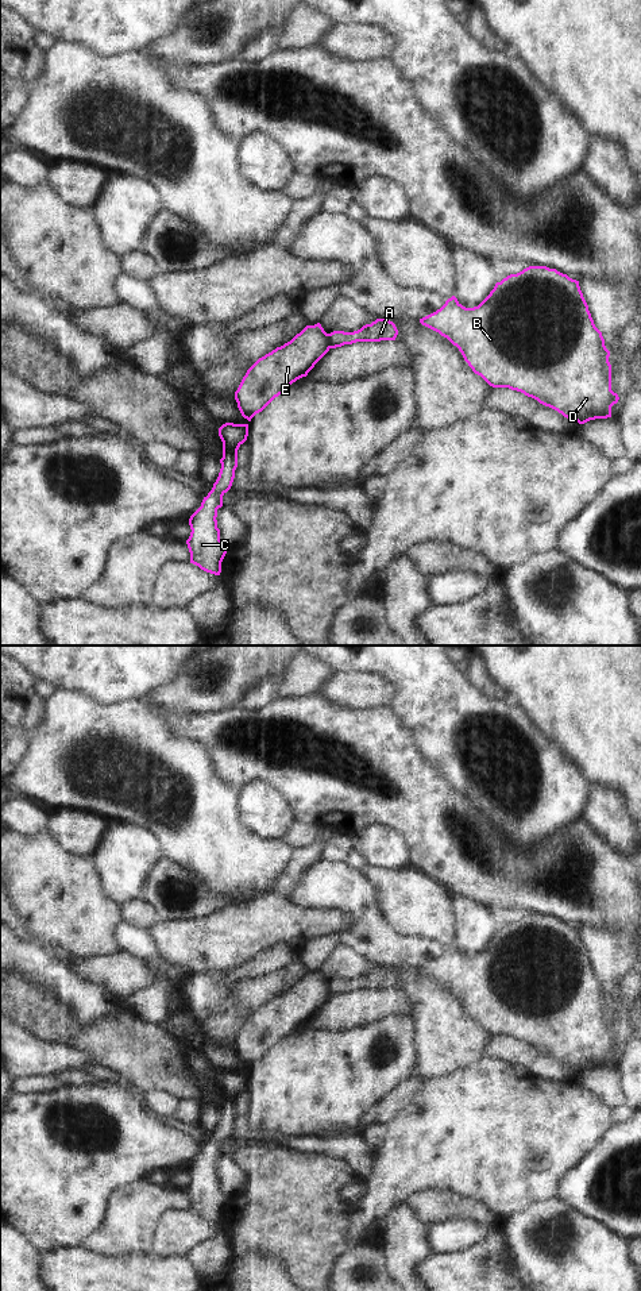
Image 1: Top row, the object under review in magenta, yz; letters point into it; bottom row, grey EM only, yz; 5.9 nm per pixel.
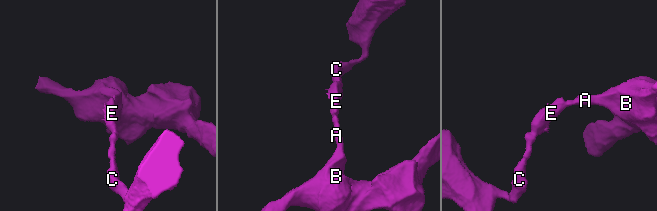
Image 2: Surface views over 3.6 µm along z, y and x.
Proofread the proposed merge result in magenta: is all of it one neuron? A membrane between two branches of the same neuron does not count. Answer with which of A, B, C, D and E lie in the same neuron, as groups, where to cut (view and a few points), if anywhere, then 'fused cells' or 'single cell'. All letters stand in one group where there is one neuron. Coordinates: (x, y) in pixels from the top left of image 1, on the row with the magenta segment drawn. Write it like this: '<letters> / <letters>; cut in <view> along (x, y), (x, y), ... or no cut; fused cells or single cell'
A B D / C E; cut in yz along (327, 334), (331, 347); fused cells

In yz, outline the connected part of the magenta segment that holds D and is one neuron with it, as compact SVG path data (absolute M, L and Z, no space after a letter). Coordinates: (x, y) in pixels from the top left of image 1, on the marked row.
M529 266L497 282L490 294L474 308L463 307L455 296L420 323L459 348L472 371L493 388L509 388L537 400L569 420L584 424L611 417L611 406L619 397L611 390L610 351L595 327L579 281L547 266Z

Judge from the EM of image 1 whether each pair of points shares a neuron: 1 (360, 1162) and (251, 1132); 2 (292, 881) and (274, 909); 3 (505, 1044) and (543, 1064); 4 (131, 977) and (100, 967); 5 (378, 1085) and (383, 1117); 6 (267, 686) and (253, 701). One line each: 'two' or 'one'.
1: one
2: two
3: one
4: one
5: two
6: one

